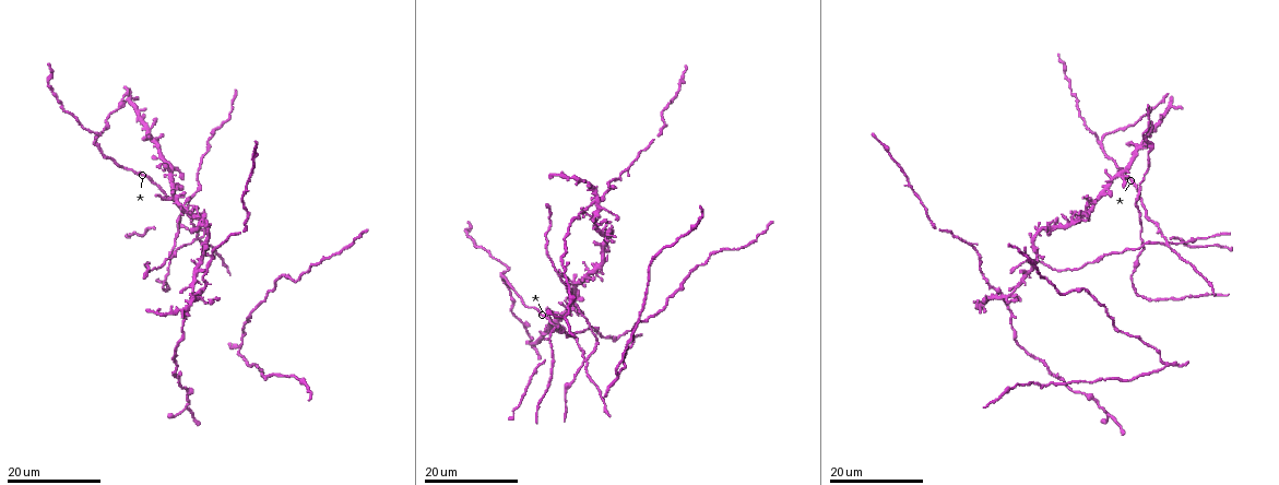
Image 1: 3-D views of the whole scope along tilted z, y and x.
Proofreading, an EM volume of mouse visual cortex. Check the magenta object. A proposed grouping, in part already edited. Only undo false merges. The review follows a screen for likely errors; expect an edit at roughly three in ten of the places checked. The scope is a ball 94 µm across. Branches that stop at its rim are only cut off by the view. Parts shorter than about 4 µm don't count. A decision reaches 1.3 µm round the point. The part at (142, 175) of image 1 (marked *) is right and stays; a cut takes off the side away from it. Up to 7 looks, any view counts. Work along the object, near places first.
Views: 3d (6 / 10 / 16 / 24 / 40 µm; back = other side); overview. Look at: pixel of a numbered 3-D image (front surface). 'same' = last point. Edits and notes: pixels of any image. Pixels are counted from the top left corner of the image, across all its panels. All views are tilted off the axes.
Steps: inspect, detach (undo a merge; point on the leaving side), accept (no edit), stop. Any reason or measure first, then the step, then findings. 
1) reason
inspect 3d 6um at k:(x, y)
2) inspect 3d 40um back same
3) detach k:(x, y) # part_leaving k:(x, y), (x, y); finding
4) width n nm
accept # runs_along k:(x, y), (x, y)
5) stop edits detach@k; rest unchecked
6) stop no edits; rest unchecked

three arms meet
inspect 3d 24um at 1:(502, 275)

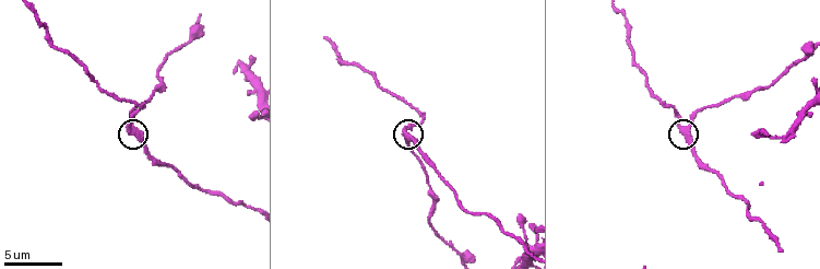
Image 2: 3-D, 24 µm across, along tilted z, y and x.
inspect 3d 6um at 2:(684, 126)

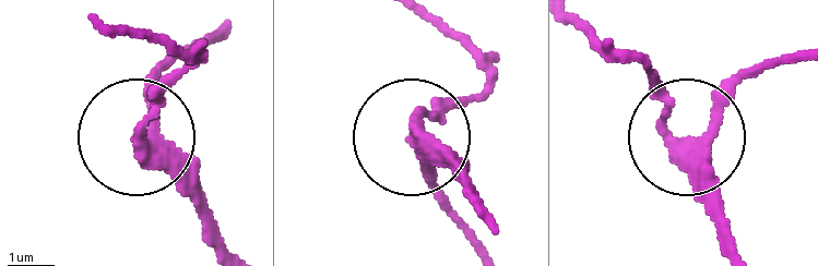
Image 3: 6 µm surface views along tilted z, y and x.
side_arm 28 um
accept # runs_along 3:(234, 252), (141, 141), (204, 47); one cell here

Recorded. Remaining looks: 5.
small branch off a trunk
inspect 3d 16um at 1:(176, 199)

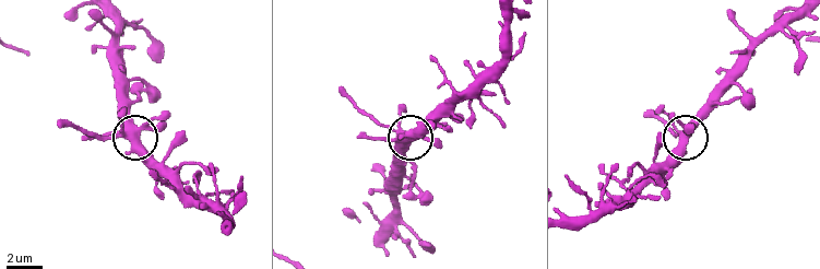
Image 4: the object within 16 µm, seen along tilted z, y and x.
inspect 3d 10um at 4:(126, 134)

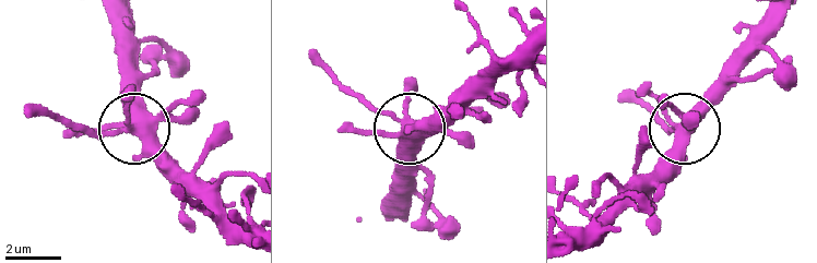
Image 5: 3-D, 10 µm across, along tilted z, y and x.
other side
inspect 3d 10um back at 5:(677, 129)

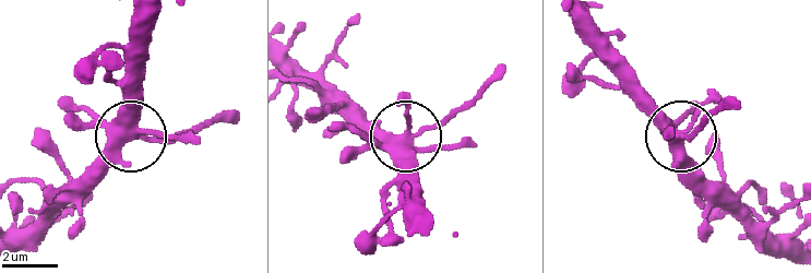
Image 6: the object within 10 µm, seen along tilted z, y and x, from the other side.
accept # runs_along 6:(417, 232), (412, 139), (461, 103); continuous, no second cell

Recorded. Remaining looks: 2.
side arm on a straight run
inspect 3d 24um at 1:(579, 332)

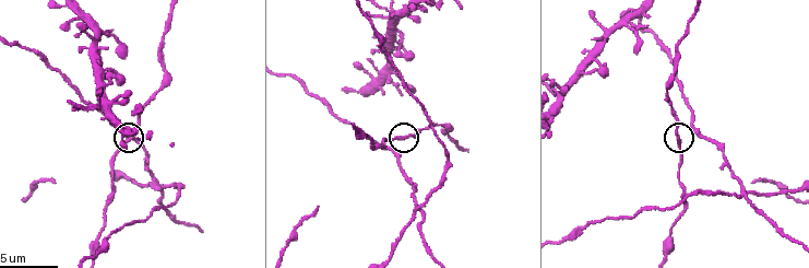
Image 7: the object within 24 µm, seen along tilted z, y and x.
inspect 3d 10um at 7:(131, 136)

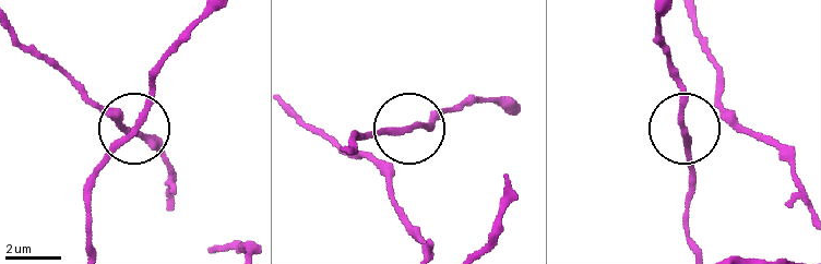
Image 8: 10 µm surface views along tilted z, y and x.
width 170 nm
accept # runs_along 8:(289, 110), (341, 145), (379, 158), (412, 127), (449, 111); all the same cell

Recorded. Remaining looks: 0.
stop no edits; rest unchecked

